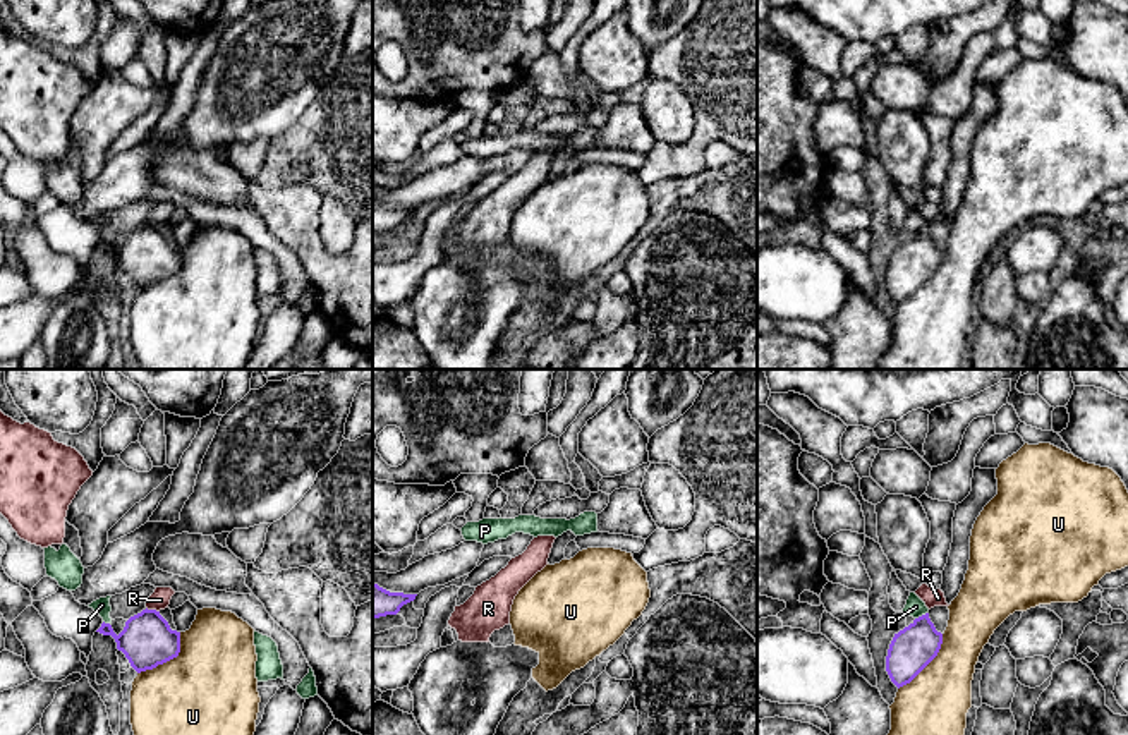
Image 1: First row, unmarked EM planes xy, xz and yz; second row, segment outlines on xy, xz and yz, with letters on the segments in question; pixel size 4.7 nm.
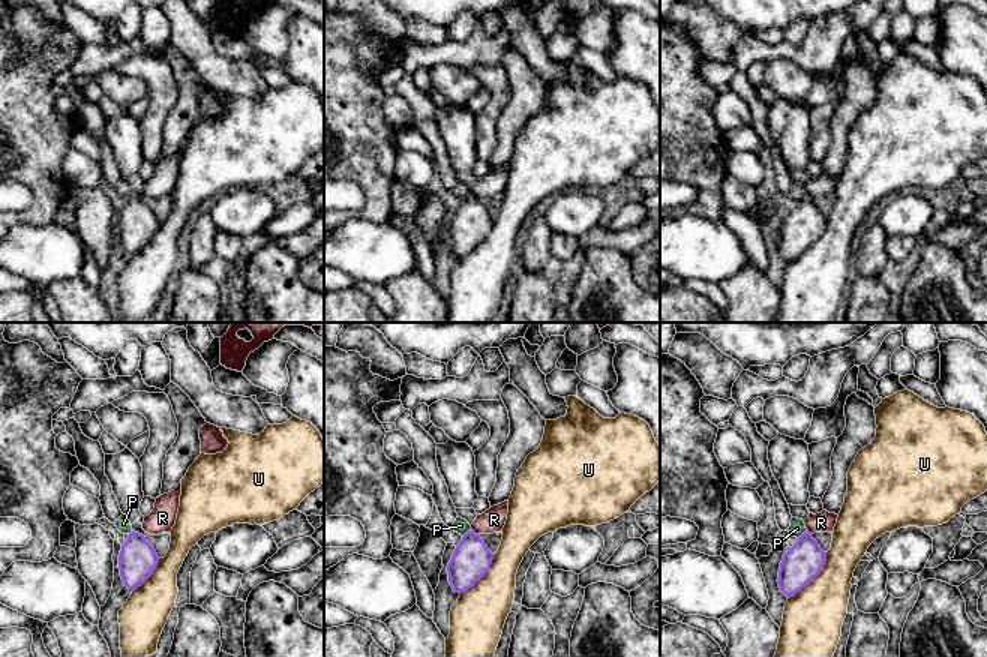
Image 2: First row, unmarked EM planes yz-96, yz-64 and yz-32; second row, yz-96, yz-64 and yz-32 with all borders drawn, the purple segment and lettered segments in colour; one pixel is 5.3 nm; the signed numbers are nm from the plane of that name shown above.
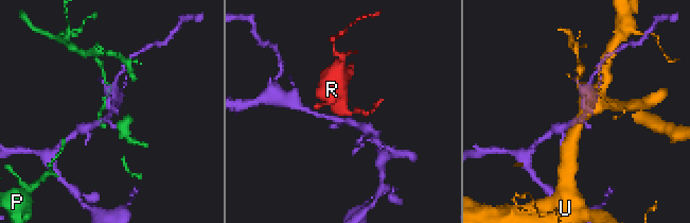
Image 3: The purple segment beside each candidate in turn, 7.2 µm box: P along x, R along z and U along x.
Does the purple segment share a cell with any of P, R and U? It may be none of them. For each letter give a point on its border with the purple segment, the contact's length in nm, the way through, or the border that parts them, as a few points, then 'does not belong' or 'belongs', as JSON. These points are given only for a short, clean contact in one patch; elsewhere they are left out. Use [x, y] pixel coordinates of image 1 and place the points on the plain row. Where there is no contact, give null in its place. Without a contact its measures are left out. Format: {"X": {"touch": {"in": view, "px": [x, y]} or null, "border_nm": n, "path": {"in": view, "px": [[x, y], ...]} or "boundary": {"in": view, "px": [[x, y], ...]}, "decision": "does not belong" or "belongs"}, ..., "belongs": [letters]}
{"P": {"touch": {"in": "yz", "px": [922, 230]}, "border_nm": 70, "boundary": {"in": "yz", "px": [[926, 227], [915, 234]]}, "decision": "does not belong"}, "R": {"touch": {"in": "xy", "px": [153, 225]}, "border_nm": 70, "boundary": {"in": "xy", "px": [[146, 222], [158, 227]]}, "decision": "does not belong"}, "U": {"touch": {"in": "xy", "px": [169, 275]}, "border_nm": 280, "decision": "does not belong"}, "belongs": []}

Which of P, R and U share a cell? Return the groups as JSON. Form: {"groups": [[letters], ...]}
{"groups": [["P"], ["R"], ["U"]]}

